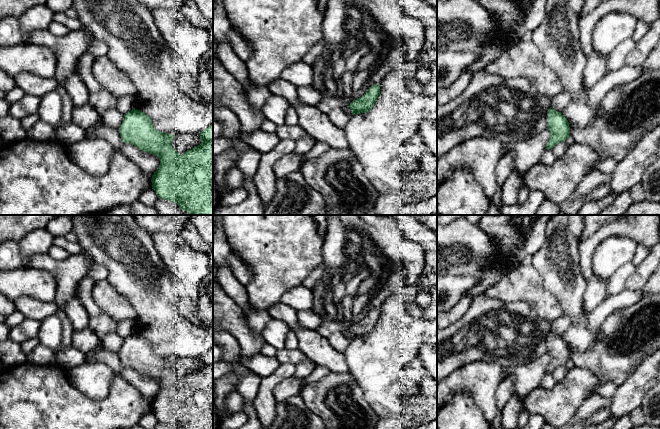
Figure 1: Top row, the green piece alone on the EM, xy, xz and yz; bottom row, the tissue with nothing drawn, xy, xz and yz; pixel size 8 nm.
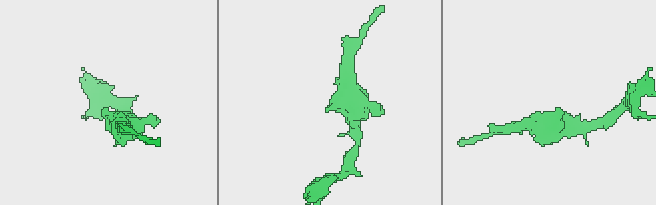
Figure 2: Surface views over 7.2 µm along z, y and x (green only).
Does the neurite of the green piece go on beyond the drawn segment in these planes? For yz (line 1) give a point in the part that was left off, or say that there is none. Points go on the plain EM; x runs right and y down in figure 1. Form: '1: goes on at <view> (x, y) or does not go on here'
1: does not go on here

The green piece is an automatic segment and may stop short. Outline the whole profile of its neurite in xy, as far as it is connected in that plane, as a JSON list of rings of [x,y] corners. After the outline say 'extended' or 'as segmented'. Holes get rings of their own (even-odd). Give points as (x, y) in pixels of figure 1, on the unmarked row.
[[[135,332],[124,338],[118,355],[122,366],[159,382],[160,389],[151,402],[152,413],[159,423],[177,429],[213,429],[213,347],[199,356],[201,367],[183,378],[172,372],[173,358],[156,354],[150,341]]]; as segmented

